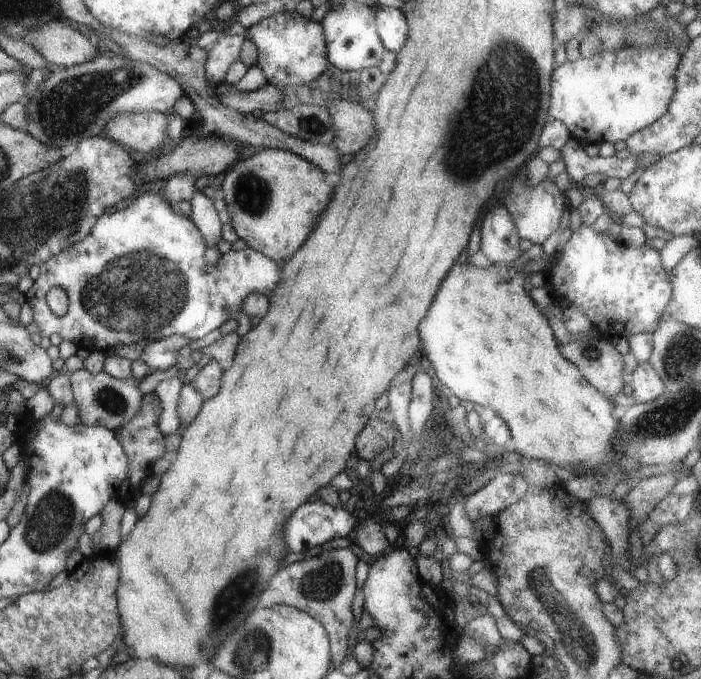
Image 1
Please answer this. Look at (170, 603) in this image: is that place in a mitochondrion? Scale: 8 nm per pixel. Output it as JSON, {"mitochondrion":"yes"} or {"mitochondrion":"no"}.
{"mitochondrion":"no"}

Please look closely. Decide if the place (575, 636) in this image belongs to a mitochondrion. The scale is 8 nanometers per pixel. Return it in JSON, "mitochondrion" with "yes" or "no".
{"mitochondrion":"yes"}

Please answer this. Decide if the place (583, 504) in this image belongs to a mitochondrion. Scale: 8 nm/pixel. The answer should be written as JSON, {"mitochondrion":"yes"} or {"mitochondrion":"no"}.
{"mitochondrion":"no"}

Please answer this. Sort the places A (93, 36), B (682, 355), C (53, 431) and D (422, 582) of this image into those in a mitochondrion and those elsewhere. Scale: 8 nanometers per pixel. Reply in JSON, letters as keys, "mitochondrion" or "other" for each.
{"A":"other","B":"mitochondrion","C":"other","D":"other"}

